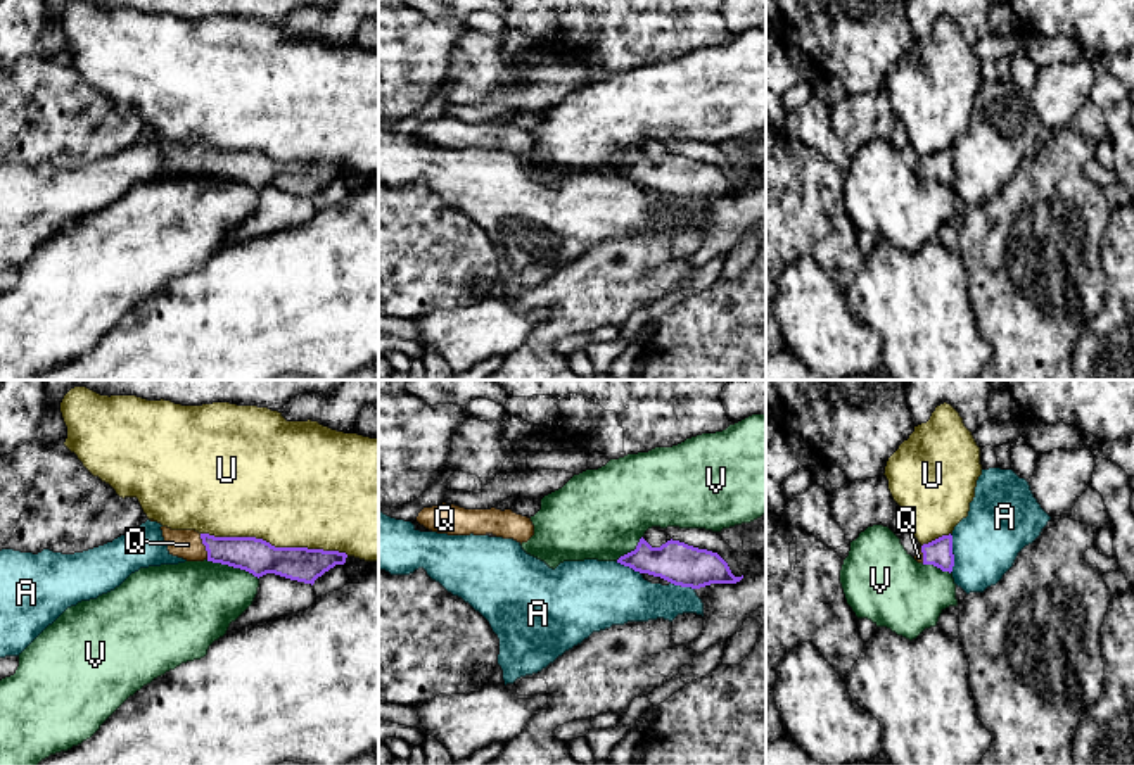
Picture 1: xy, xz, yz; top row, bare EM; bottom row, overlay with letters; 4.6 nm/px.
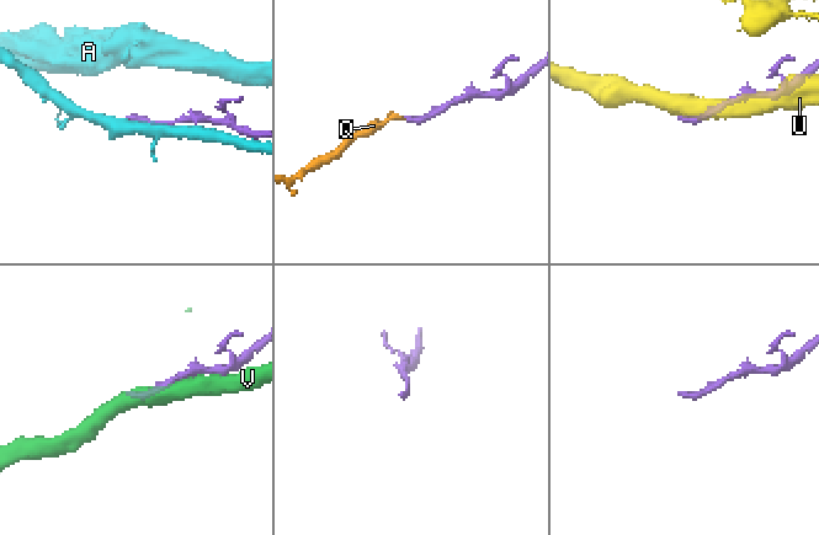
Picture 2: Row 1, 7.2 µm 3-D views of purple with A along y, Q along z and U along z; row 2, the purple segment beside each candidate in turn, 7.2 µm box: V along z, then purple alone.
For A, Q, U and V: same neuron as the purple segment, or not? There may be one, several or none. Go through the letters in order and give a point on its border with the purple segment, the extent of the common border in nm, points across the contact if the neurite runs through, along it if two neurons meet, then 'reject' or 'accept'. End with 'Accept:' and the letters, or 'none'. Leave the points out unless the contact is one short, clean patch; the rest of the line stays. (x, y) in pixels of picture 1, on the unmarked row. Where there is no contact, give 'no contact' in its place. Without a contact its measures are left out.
A: meets purple in yz at (951, 166); contact 180 nm long; reject
Q: meets purple in xy at (204, 158); contact 130 nm long; runs through xy (256, 170), (213, 163), (204, 158), (187, 158); accept
U: meets purple in xy at (273, 159); contact 700 nm long; reject
V: meets purple in xy at (232, 178); contact 260 nm long; border along xy (206, 173), (244, 182), (258, 192); reject
Accept: Q

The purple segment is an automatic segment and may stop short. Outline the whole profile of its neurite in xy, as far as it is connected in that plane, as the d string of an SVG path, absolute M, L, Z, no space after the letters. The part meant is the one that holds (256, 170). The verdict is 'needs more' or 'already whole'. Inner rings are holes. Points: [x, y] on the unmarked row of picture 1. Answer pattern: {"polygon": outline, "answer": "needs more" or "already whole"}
{"polygon": "M161 140L169 168L187 174L213 174L245 183L254 190L275 187L290 193L315 197L318 190L344 178L347 168L308 161L275 161L256 150L214 150L195 143Z", "answer": "needs more"}

